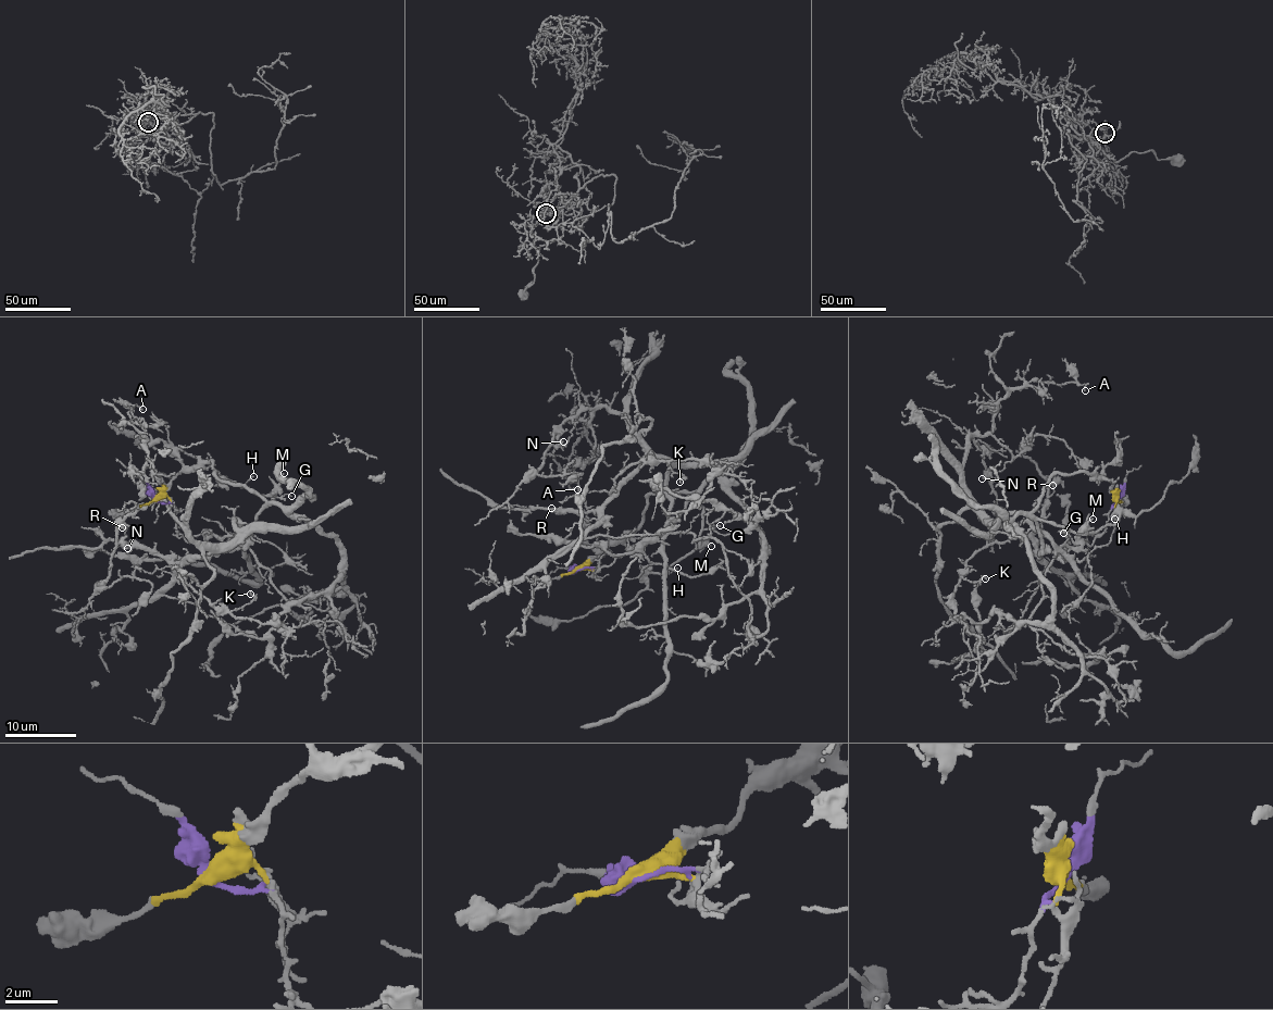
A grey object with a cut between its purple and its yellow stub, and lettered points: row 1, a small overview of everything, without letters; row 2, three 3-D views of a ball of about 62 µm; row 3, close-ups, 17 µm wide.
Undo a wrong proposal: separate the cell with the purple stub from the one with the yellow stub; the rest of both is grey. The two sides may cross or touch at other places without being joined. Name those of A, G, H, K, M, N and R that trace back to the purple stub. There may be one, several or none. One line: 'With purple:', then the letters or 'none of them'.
With purple: A, K, N, R

